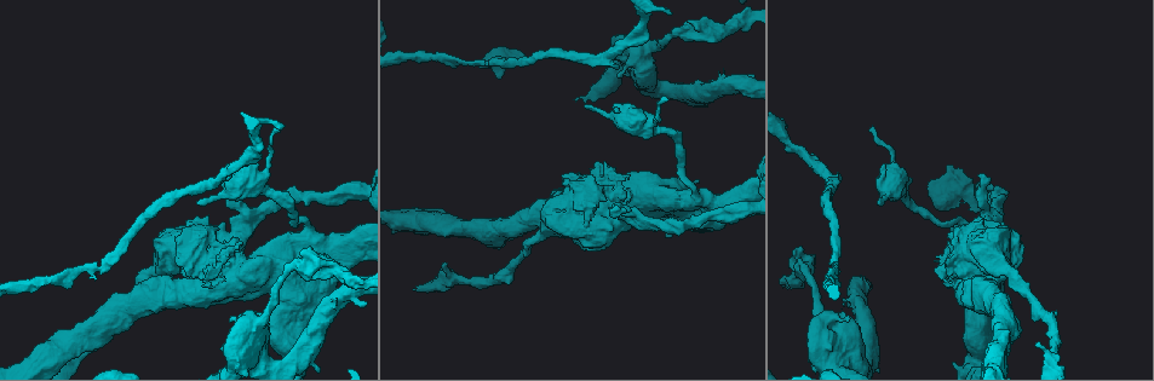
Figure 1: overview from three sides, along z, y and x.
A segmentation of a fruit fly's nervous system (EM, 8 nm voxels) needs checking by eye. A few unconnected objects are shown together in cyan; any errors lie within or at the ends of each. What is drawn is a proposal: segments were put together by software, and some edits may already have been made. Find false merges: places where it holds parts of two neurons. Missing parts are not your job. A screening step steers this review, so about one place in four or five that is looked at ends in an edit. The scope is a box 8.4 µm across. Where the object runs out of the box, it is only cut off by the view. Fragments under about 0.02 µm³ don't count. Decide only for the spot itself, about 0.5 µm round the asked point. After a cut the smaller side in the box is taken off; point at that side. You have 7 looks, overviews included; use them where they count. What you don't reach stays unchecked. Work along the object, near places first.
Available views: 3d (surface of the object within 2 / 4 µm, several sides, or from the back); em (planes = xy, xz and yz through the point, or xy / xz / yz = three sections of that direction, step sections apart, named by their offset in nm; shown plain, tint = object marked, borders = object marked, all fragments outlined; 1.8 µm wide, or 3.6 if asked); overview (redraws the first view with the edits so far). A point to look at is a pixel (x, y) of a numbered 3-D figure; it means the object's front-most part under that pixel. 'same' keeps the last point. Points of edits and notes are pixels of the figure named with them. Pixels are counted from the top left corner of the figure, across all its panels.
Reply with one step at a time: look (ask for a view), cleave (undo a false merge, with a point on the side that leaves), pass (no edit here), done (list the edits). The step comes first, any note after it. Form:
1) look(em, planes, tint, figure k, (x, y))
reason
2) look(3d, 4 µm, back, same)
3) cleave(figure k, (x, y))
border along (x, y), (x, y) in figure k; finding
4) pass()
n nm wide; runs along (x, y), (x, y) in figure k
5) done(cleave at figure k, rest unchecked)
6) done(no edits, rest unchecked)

look(em, 3.6 µm, yz, step 8, tint, figure 1, (652, 195))
sharp bend

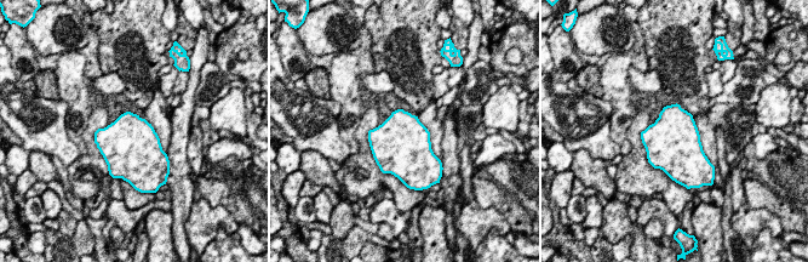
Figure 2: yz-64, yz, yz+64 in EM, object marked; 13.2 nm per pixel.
look(em, 3.6 µm, planes, tint, same)

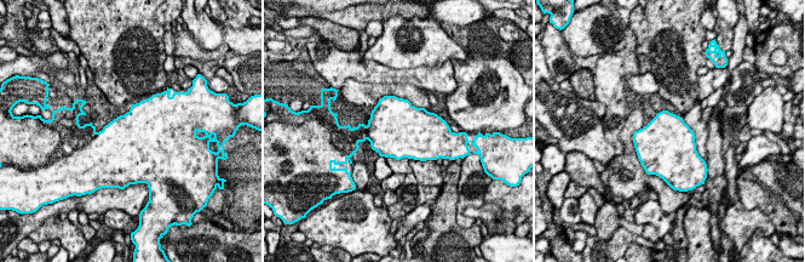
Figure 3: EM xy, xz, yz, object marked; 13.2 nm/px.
cleave(figure 3, (348, 137))
750 nm wide; border along (367, 126), (364, 138) in figure 3; two neurons meet here

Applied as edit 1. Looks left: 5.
look(3d, 4 µm, figure 1, (639, 54))

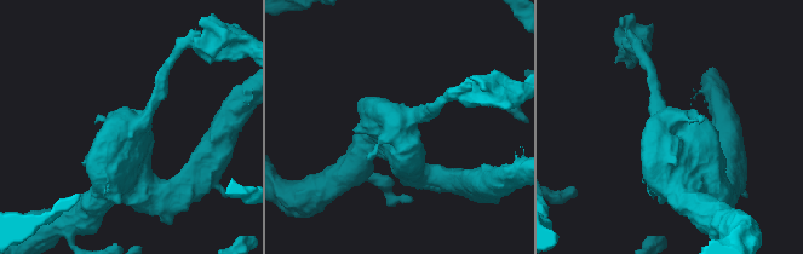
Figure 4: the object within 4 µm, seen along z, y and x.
look(em, 3.6 µm, planes, tint, figure 4, (666, 141))

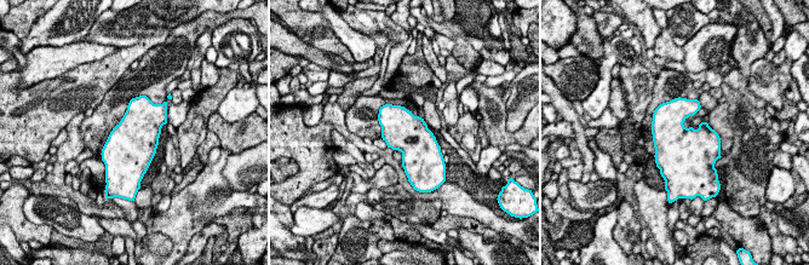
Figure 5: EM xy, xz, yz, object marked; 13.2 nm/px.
pass()
all the same neuron

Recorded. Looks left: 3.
look(em, xz, step 16, tint, figure 1, (289, 267))
sudden change in width

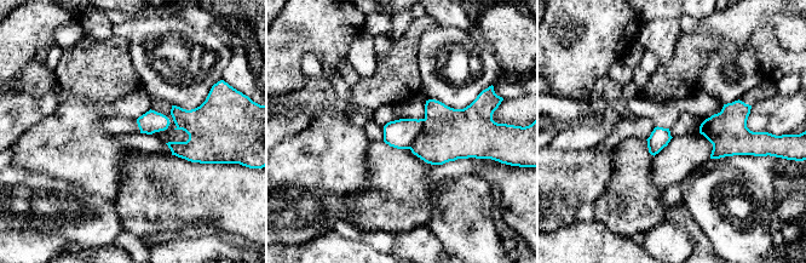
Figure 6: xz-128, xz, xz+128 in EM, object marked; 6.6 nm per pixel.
look(em, planes, borders, same)

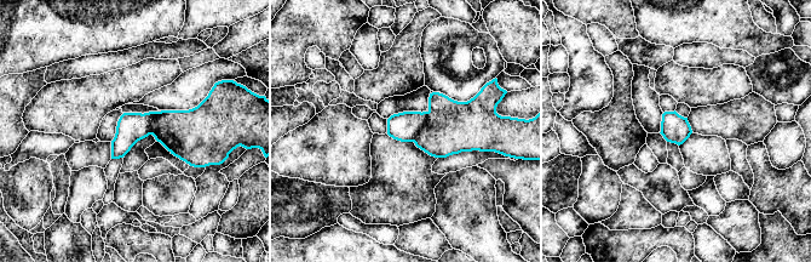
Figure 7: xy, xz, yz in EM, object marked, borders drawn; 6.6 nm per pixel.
cleave(figure 7, (452, 127))
border along (427, 112), (427, 121), (413, 141) in figure 7; a second neuron is stuck on

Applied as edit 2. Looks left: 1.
done(cleave at figure 3, cleave at figure 7, rest unchecked)

